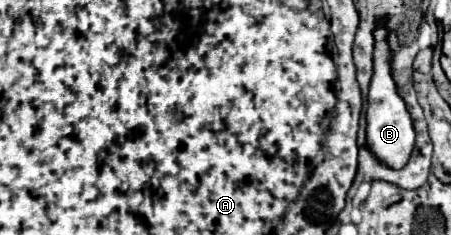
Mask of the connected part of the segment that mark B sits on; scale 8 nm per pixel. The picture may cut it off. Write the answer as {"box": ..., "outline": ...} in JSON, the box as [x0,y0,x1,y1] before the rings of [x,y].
{"box":[367,26,415,170],"outline":[[[379,26],[375,30],[375,54],[373,54],[375,74],[371,78],[371,88],[369,88],[369,96],[367,96],[367,148],[387,168],[401,170],[413,152],[415,130],[411,124],[411,116],[405,108],[405,102],[397,94],[397,86],[391,78],[389,58],[391,58],[391,52],[387,46],[387,30],[383,26]]]}

